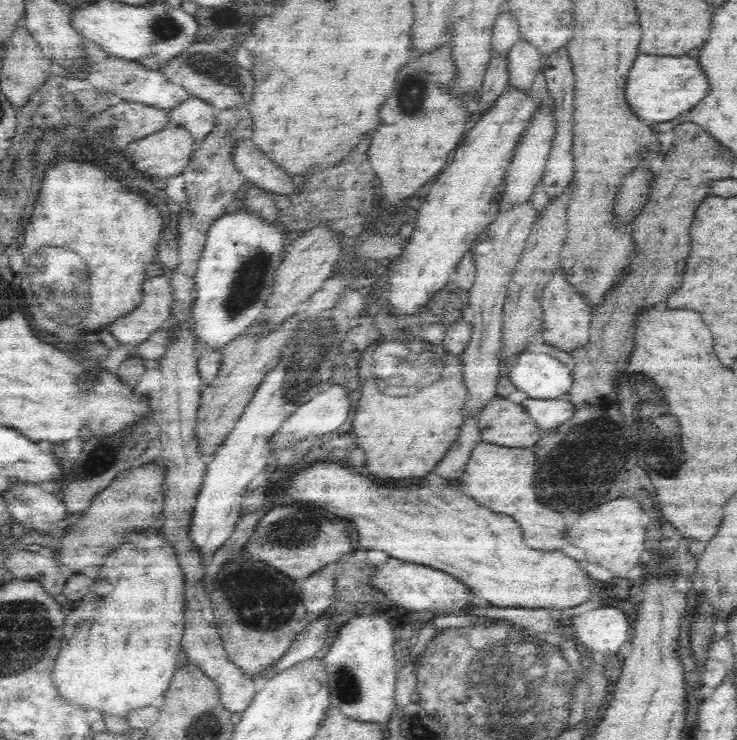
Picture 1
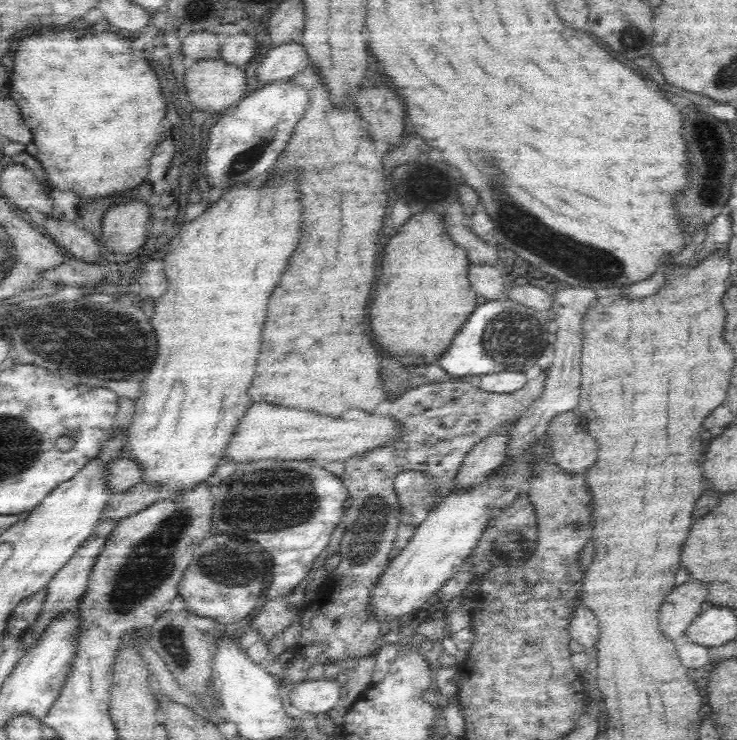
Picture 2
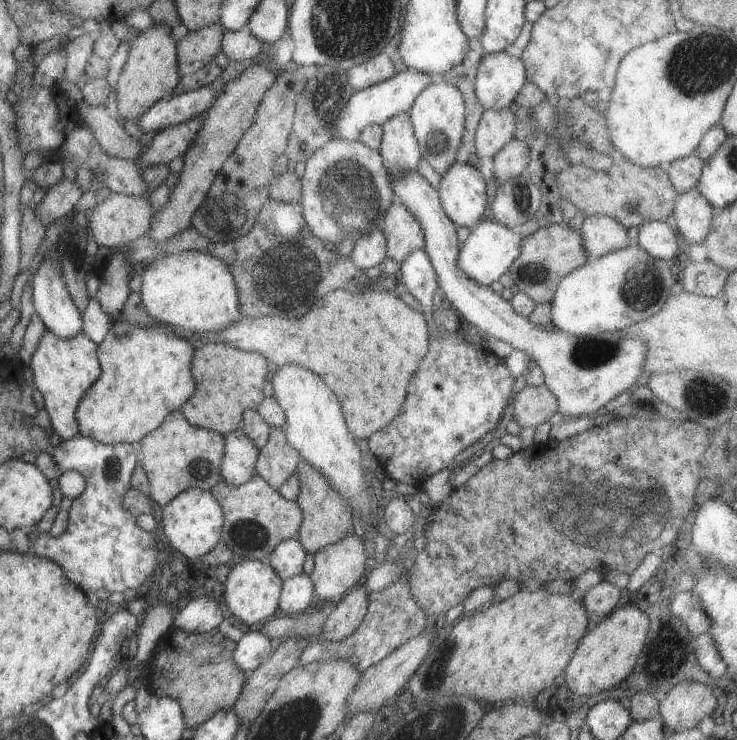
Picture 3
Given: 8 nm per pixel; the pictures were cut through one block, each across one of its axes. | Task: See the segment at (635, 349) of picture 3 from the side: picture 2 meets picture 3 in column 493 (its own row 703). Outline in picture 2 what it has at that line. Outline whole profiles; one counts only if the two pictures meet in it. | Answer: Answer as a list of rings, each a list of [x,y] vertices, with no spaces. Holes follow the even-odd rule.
[[[314,680],[300,682],[300,686],[290,692],[290,700],[294,704],[294,712],[310,712],[310,714],[328,714],[342,700],[342,680]]]

